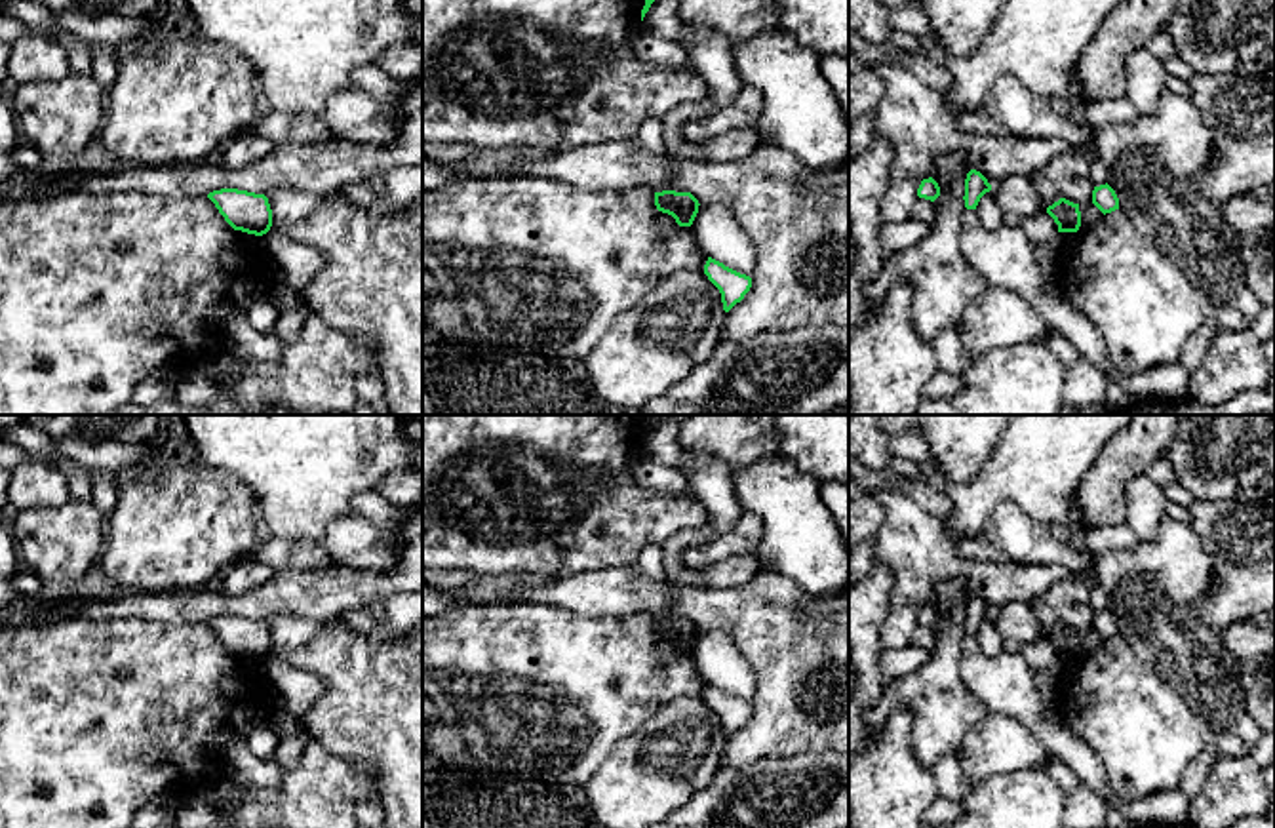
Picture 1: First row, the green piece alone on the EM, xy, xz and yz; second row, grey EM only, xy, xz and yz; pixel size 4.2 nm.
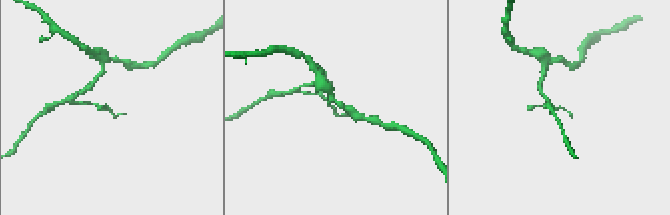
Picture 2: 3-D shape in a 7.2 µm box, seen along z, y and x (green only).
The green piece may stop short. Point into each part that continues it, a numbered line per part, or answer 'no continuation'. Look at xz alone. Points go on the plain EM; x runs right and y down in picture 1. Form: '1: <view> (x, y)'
no continuation

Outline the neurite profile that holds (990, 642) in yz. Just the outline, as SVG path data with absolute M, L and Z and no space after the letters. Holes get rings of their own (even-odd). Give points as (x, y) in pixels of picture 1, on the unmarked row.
M986 619L976 632L978 647L984 655L997 655L1003 651L1003 638L999 628Z

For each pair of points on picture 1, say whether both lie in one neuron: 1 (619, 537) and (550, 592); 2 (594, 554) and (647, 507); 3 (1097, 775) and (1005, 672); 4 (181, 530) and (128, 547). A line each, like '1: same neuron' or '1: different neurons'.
1: different neurons
2: same neuron
3: same neuron
4: same neuron

